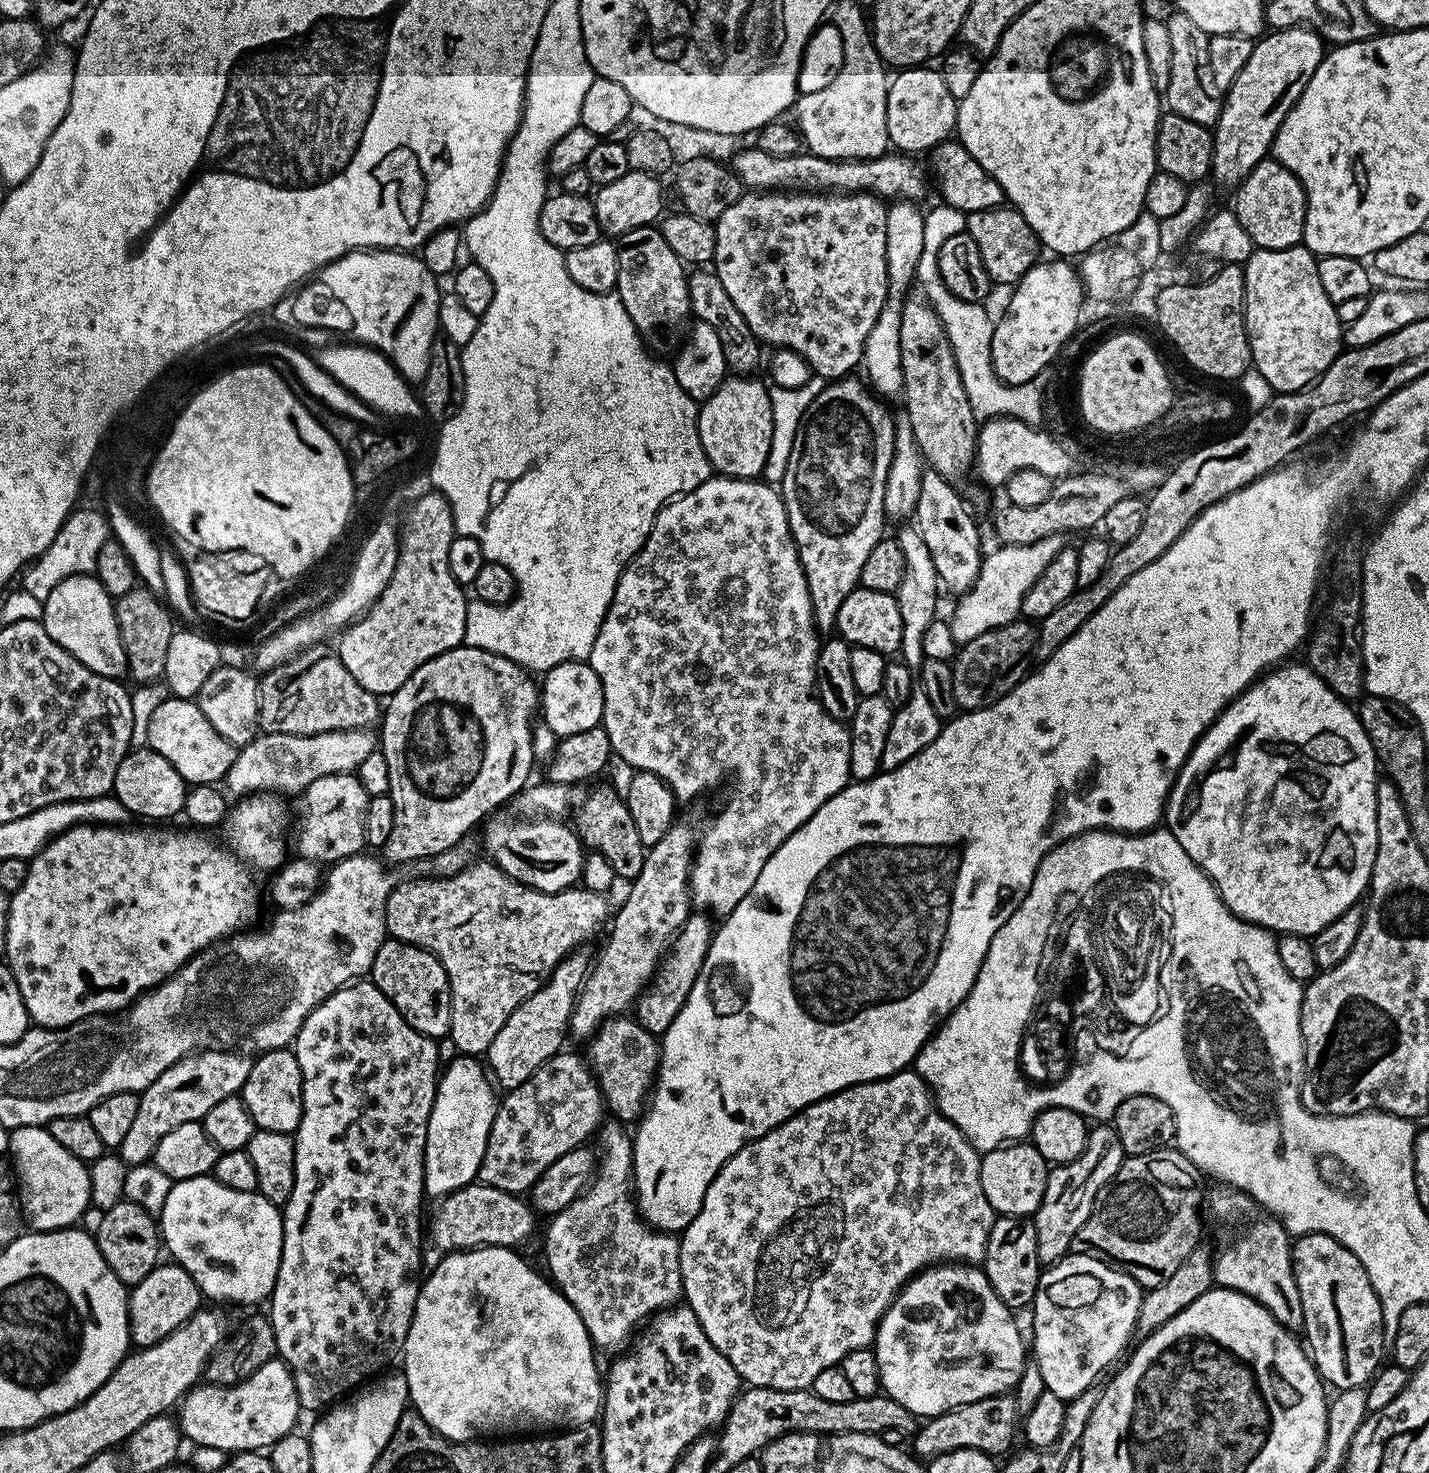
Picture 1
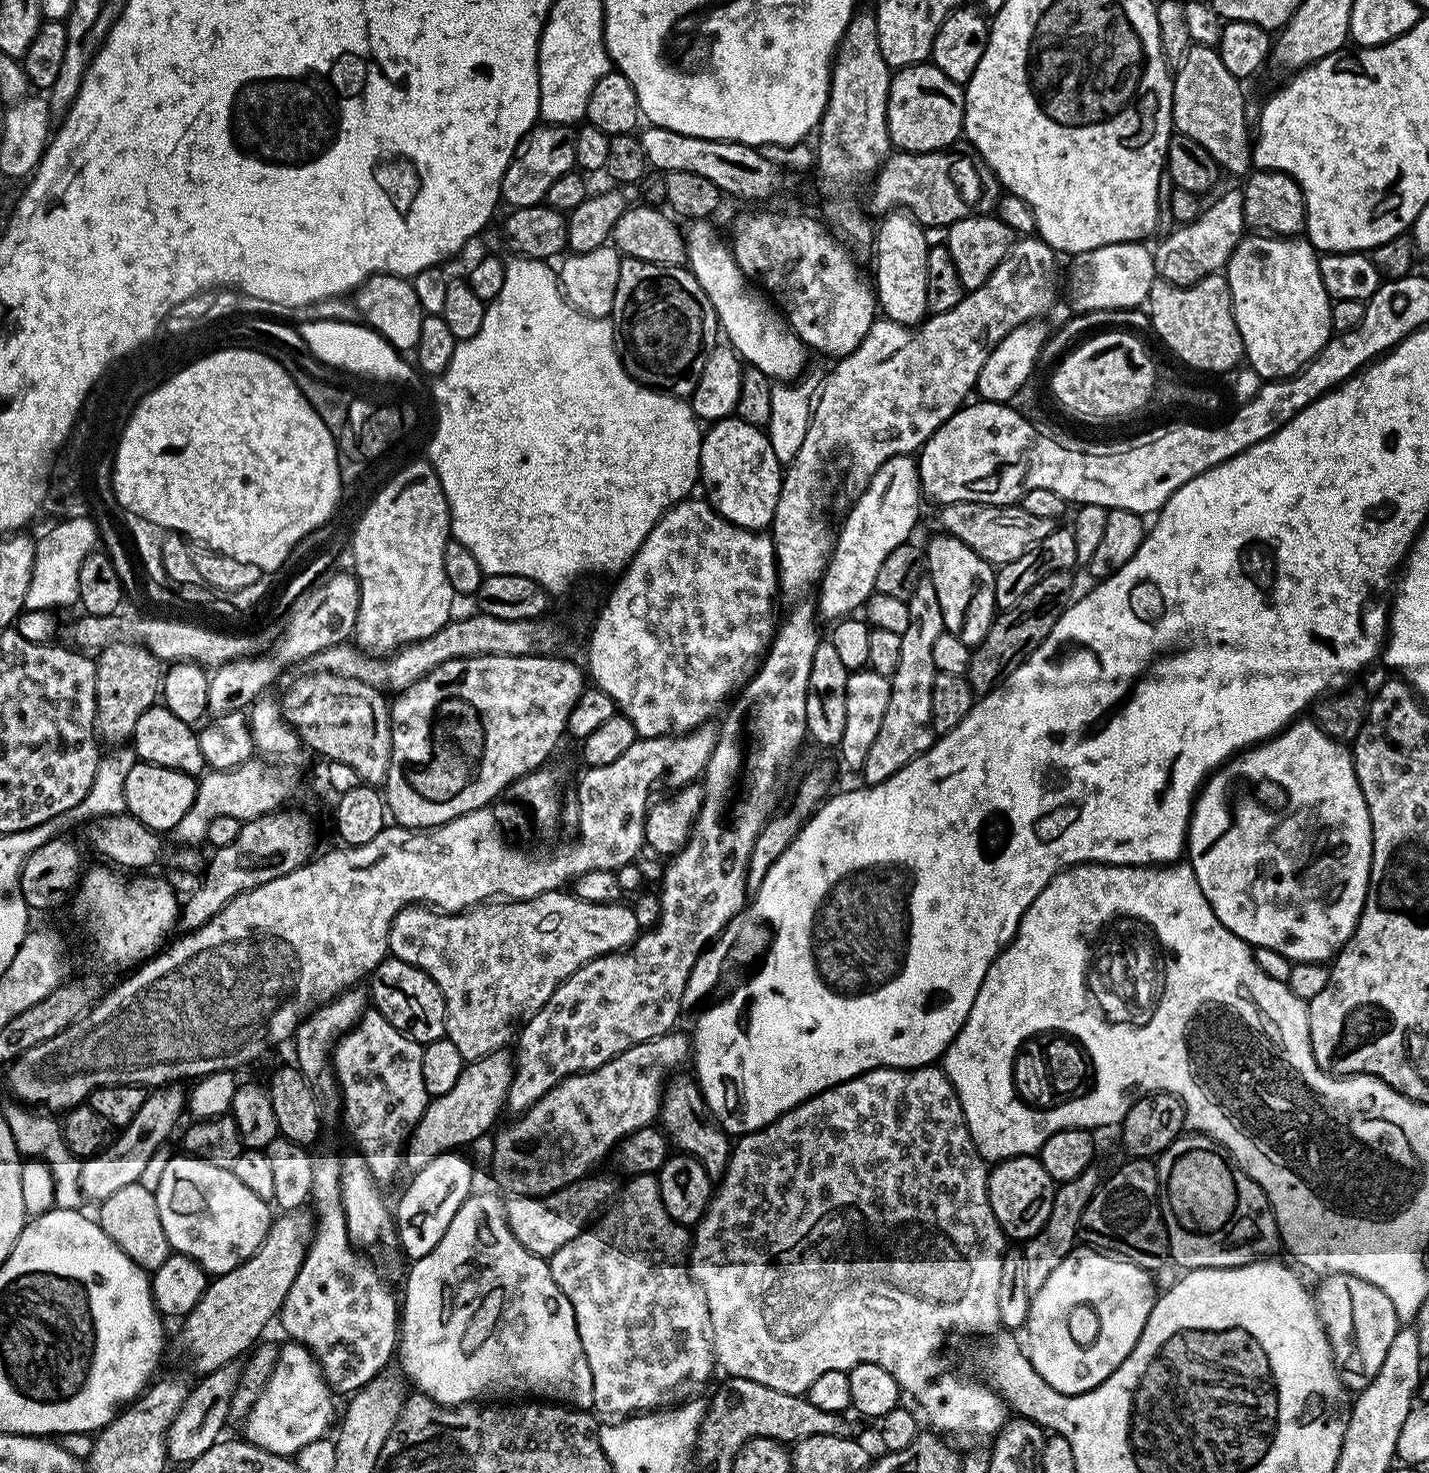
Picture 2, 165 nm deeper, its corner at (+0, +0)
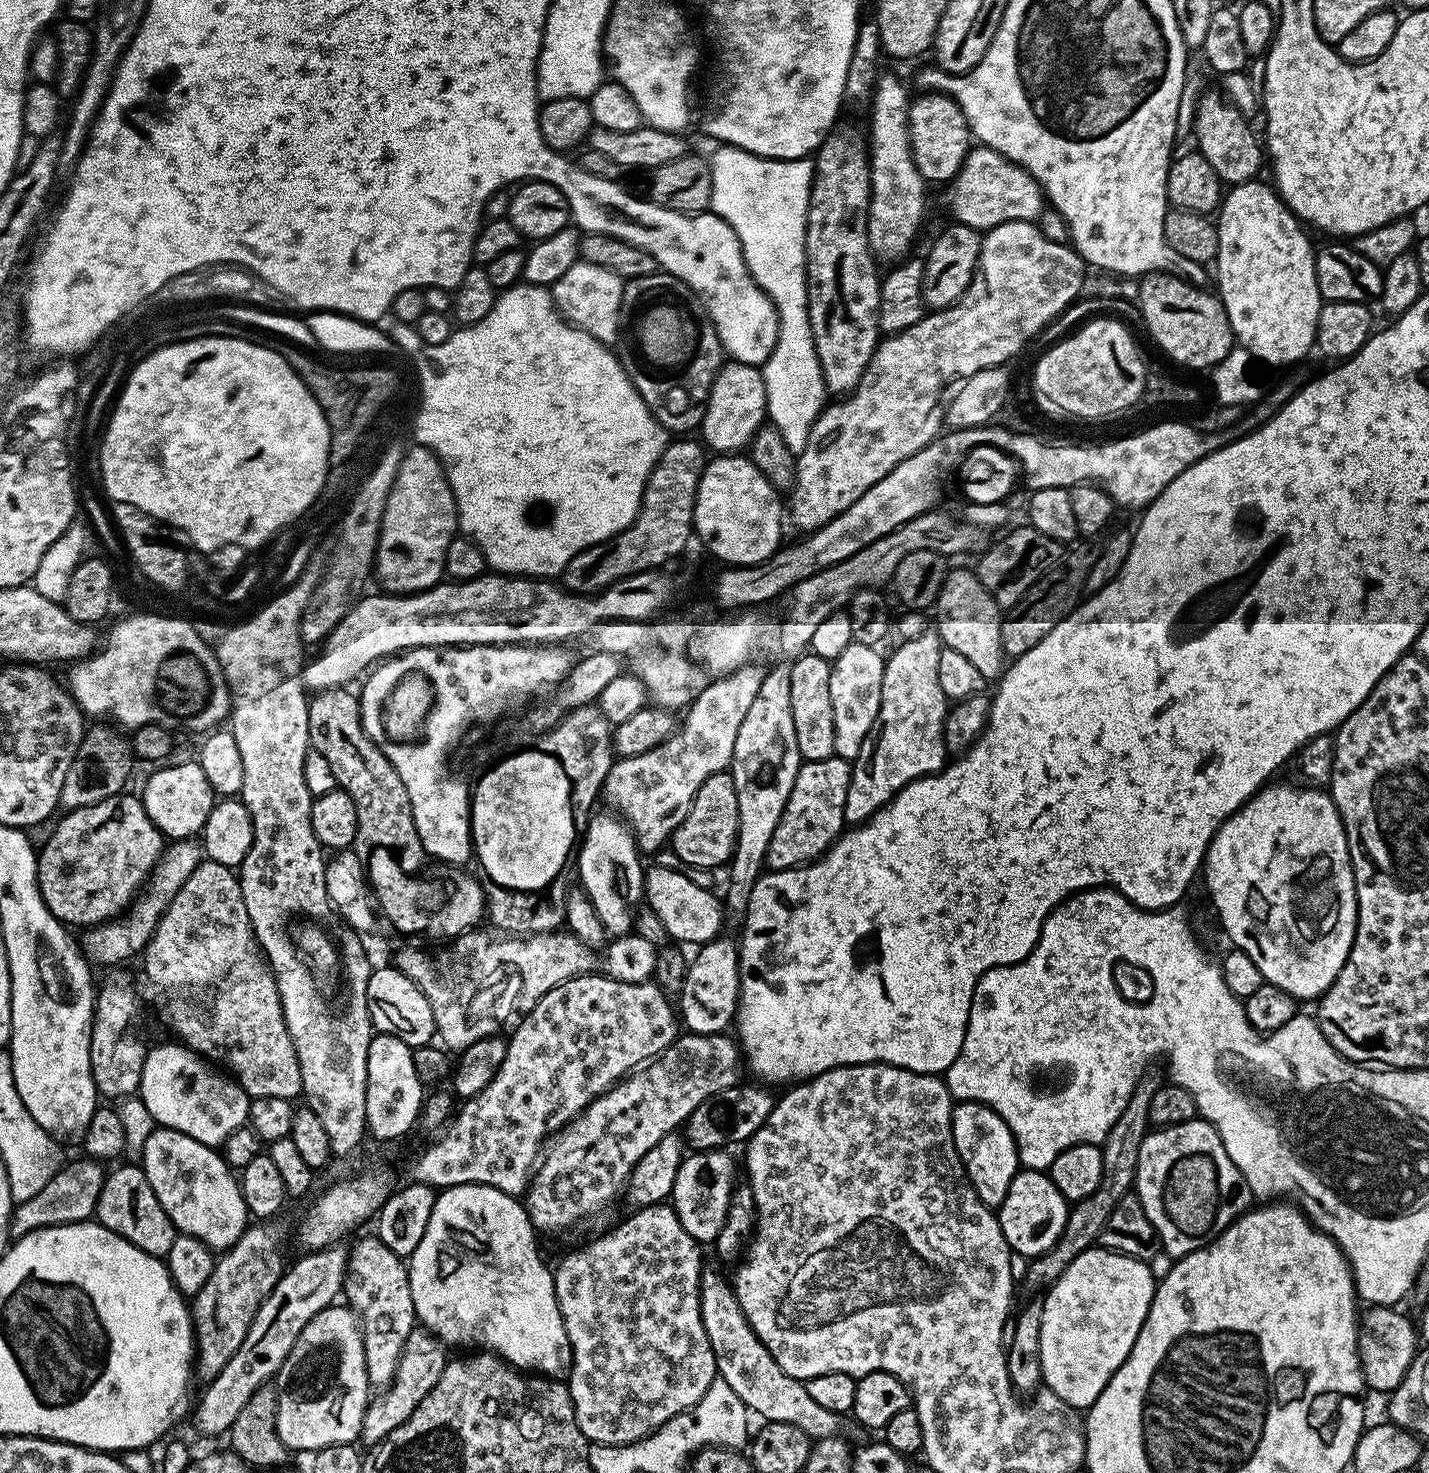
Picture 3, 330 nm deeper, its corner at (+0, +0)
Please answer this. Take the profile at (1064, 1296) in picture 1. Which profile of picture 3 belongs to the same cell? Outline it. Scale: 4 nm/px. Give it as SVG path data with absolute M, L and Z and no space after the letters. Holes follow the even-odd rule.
M1103 1246L1078 1254L1078 1258L1074 1258L1074 1262L1070 1262L1070 1266L1066 1266L1064 1273L1047 1289L1042 1300L1042 1374L1046 1387L1072 1408L1087 1410L1098 1394L1102 1394L1118 1366L1126 1362L1138 1338L1138 1330L1142 1330L1146 1322L1157 1283L1151 1276L1149 1265L1133 1256L1124 1256Z

